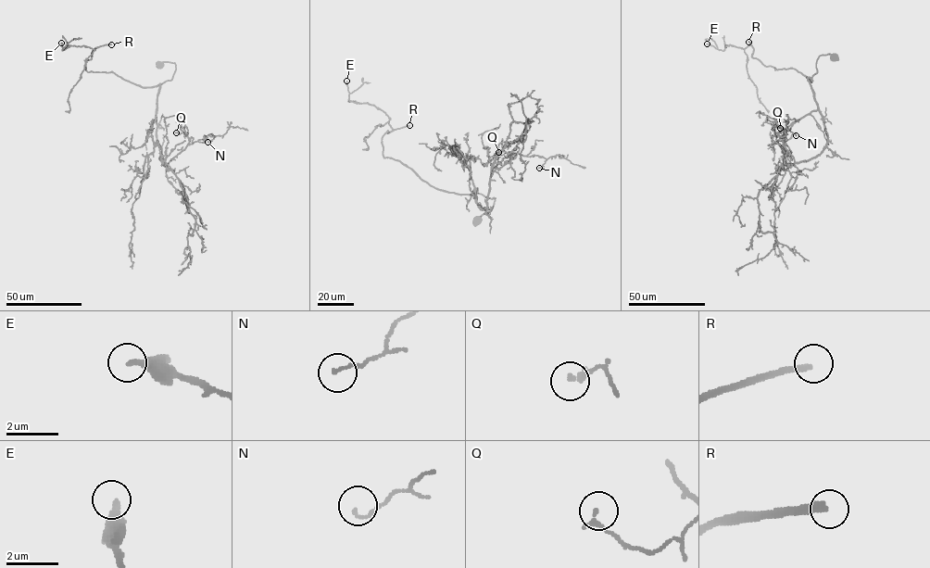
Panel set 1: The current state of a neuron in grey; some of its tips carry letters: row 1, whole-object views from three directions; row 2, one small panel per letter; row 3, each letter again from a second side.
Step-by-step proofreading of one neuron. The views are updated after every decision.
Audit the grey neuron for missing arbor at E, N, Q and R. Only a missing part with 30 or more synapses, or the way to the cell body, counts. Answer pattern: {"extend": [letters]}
{"extend": ["R"]}

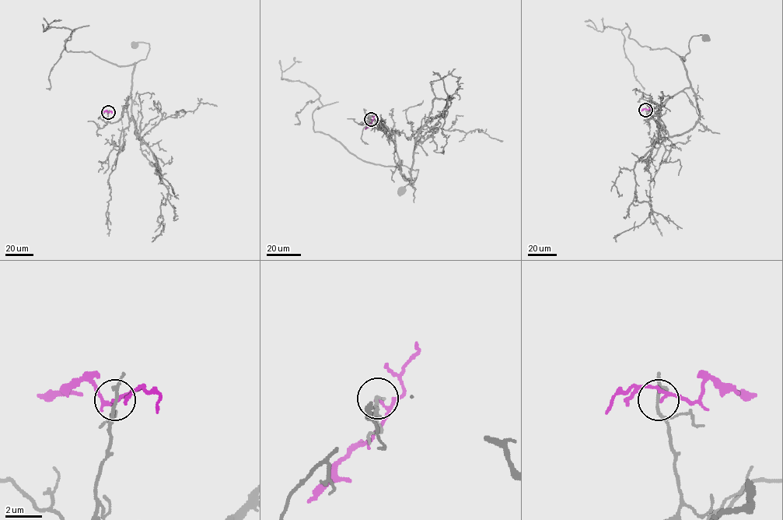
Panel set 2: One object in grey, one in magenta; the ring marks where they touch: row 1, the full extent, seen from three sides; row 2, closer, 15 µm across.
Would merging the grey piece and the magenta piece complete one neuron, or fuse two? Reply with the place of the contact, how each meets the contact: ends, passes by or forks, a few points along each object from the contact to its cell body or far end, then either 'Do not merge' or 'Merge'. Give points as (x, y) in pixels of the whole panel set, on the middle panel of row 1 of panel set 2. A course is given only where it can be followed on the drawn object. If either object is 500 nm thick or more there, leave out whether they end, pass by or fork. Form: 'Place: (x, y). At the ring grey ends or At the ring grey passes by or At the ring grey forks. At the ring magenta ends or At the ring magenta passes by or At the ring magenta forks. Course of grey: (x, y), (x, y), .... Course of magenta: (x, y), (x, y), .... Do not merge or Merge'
Place: (371, 119). At the ring grey passes by. At the ring magenta passes by. Course of grey: (371, 120), (388, 128), (400, 170), (401, 160), (402, 165), (418, 170), (416, 180), (403, 189). Course of magenta: (371, 120), (365, 129). Do not merge

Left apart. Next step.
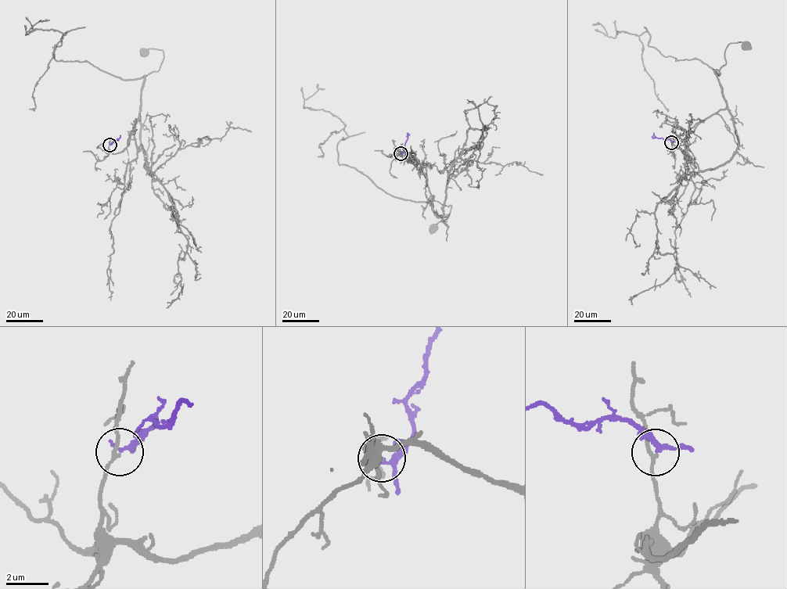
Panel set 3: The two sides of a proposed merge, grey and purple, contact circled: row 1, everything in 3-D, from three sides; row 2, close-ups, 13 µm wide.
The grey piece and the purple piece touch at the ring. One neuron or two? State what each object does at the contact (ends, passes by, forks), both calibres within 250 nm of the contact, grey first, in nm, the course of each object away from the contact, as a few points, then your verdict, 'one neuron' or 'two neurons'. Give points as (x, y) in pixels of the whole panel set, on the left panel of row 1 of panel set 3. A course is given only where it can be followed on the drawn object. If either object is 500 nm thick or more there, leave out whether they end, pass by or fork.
grey passes by; purple passes by; 140 nm thick on the grey side, 180 nm on the other; grey runs (110, 145), (114, 154), (126, 147), (139, 118), (144, 76), (161, 64), (163, 50), (145, 52); purple runs (110, 144), (118, 140), (120, 134); two neurons

